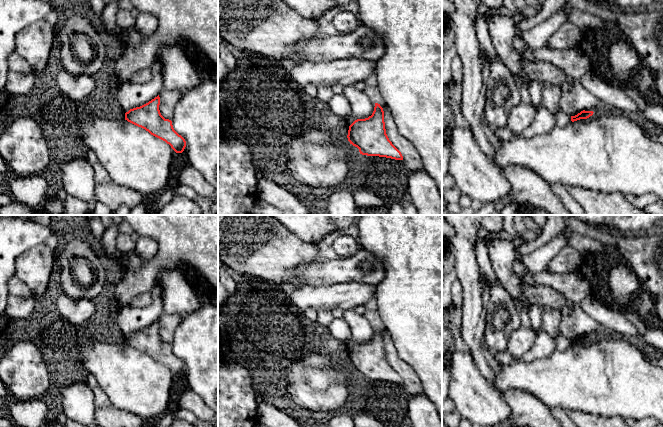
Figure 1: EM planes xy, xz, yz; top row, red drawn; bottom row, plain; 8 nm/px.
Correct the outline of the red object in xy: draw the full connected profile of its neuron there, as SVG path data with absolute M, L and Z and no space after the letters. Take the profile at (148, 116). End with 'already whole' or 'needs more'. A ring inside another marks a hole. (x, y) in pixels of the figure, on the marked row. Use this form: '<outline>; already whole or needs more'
M158 95L148 103L126 112L125 120L165 141L176 153L182 153L186 147L186 141L174 130L172 121L161 115L159 105Z; already whole

